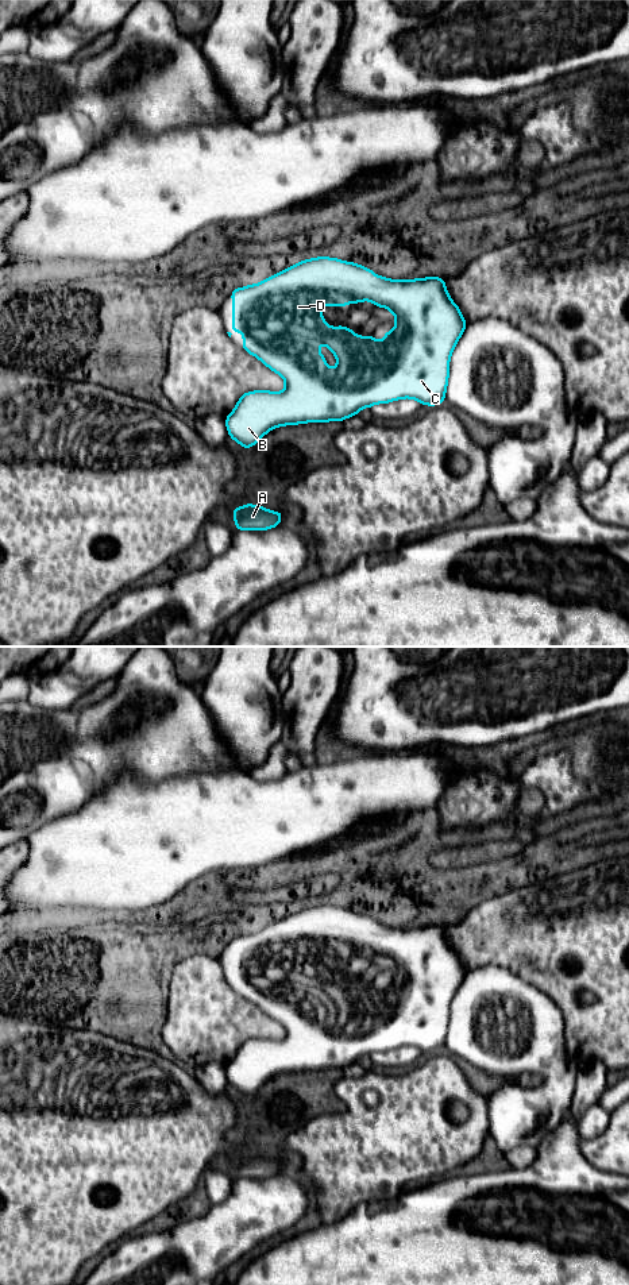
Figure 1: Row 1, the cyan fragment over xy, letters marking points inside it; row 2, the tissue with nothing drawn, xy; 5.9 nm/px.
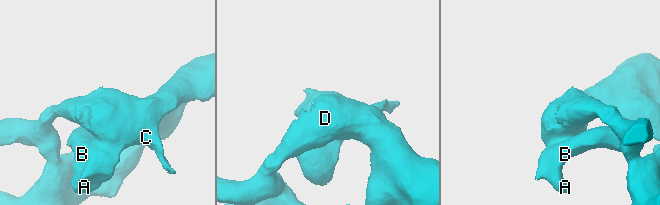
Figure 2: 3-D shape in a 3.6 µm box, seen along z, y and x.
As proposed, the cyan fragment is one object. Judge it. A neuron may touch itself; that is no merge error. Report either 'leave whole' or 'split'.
leave whole

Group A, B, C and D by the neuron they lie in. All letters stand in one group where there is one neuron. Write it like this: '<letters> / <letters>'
A B C D

